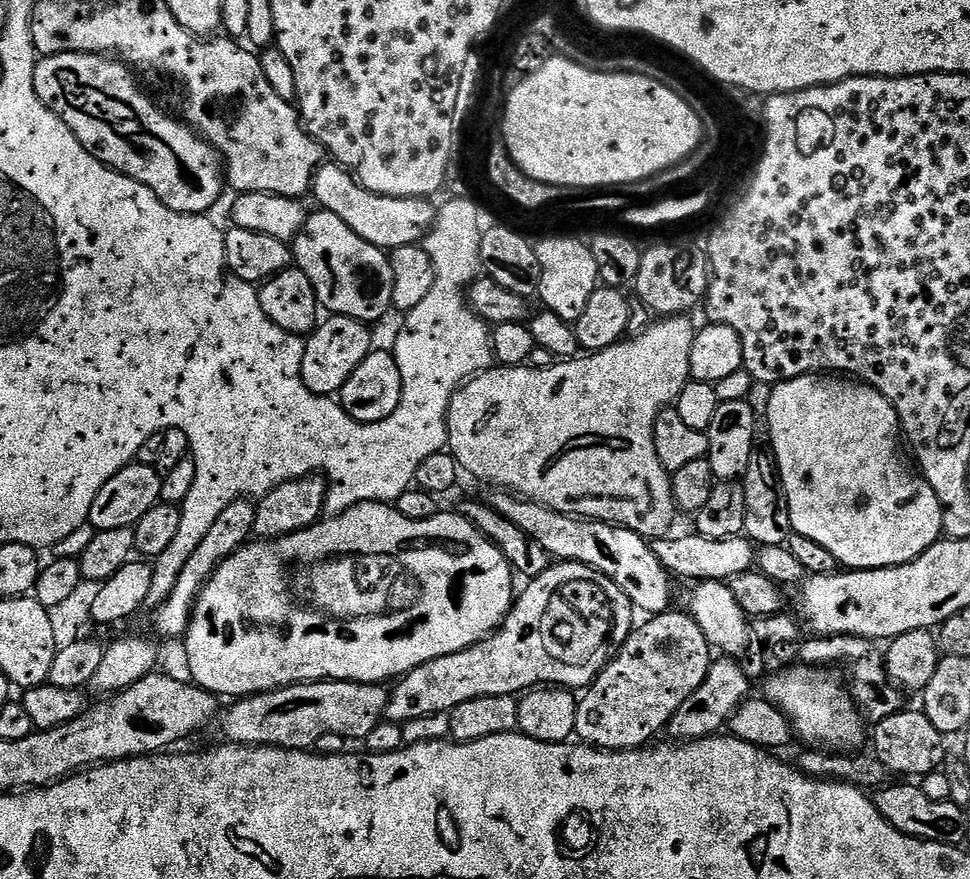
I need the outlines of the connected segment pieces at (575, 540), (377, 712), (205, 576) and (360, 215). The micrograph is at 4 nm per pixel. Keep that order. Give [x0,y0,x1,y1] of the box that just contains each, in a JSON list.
[[487,490,673,614],[218,680,389,750],[155,498,256,637],[311,162,437,250]]

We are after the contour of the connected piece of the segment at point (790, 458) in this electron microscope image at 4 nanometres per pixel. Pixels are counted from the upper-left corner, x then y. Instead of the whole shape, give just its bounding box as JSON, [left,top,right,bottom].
[766,374,944,570]

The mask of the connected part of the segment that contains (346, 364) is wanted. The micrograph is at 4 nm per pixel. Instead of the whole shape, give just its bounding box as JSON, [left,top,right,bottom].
[302,315,373,397]

